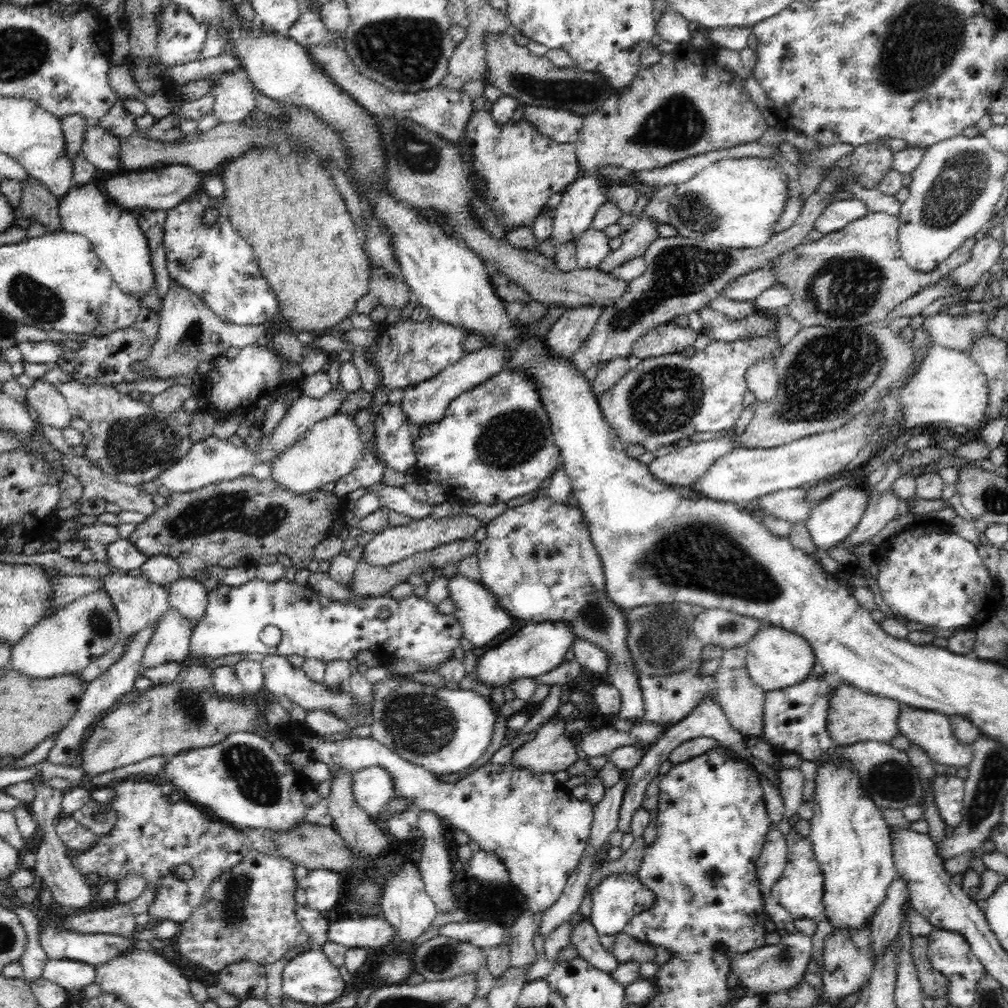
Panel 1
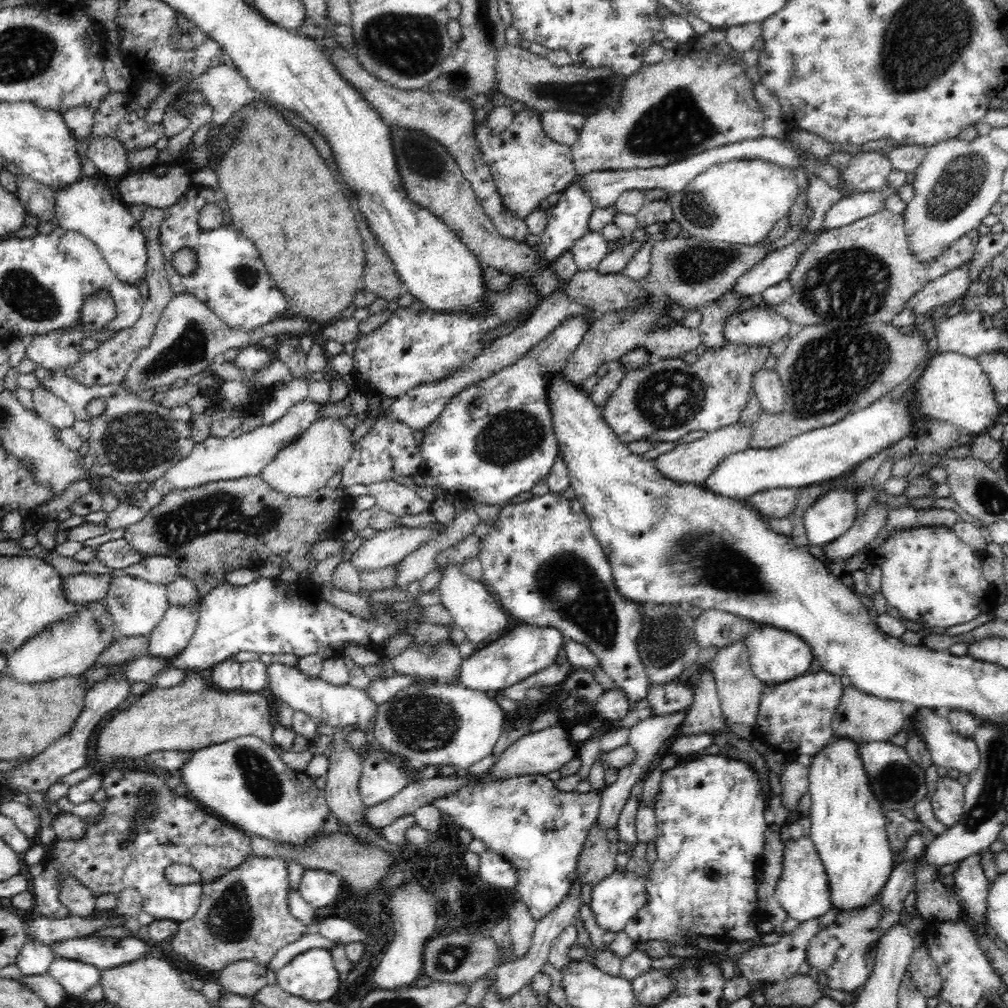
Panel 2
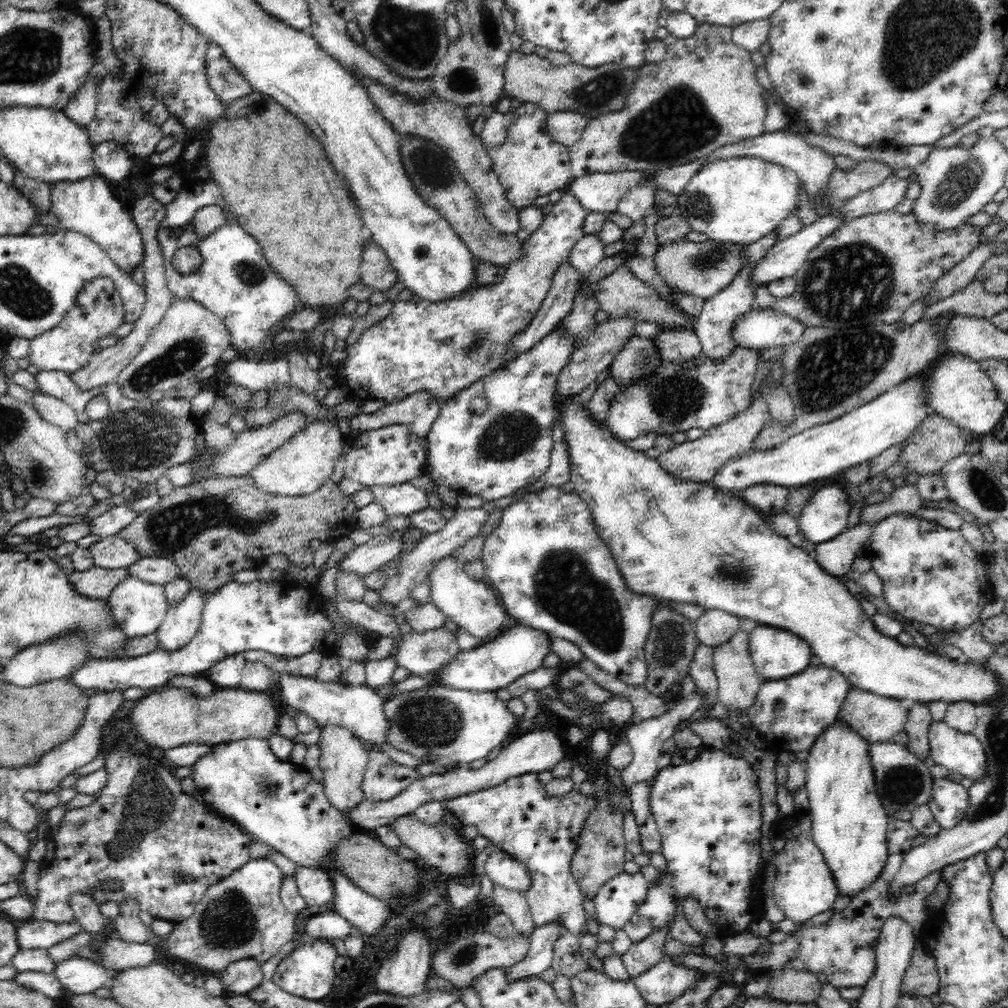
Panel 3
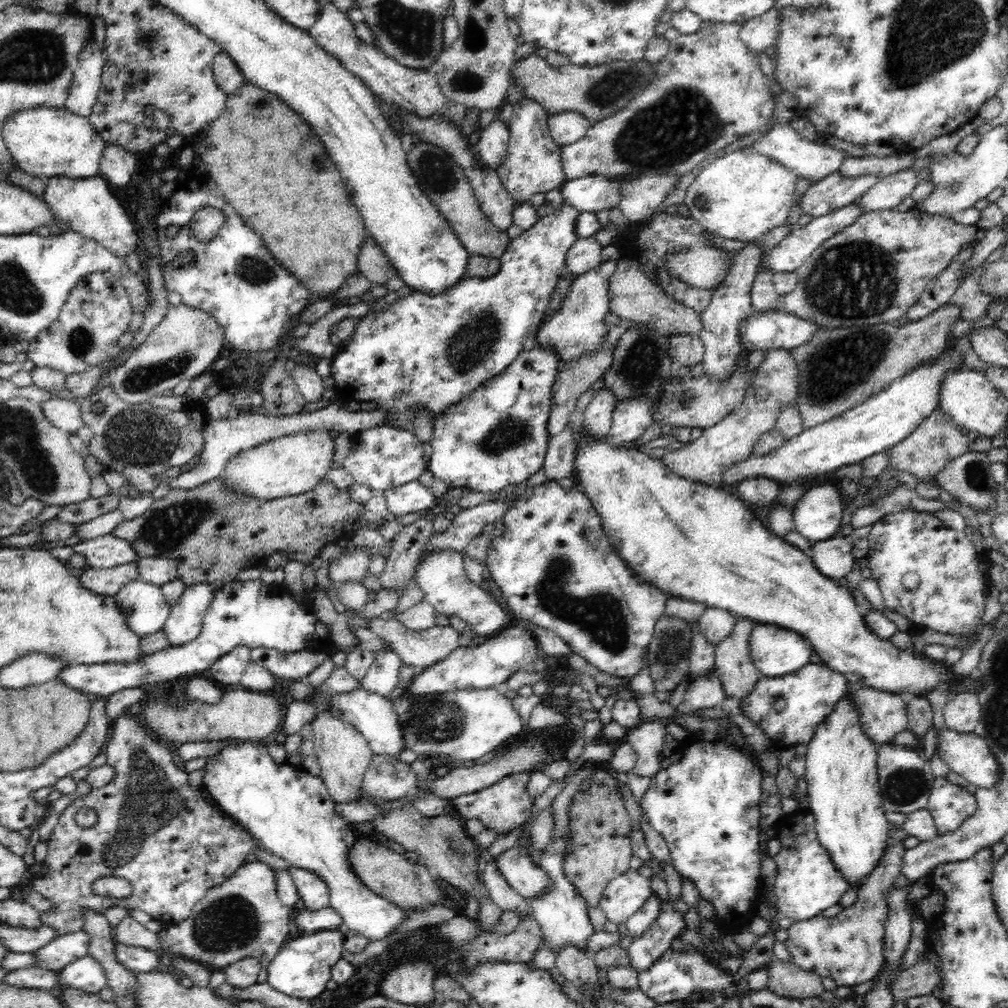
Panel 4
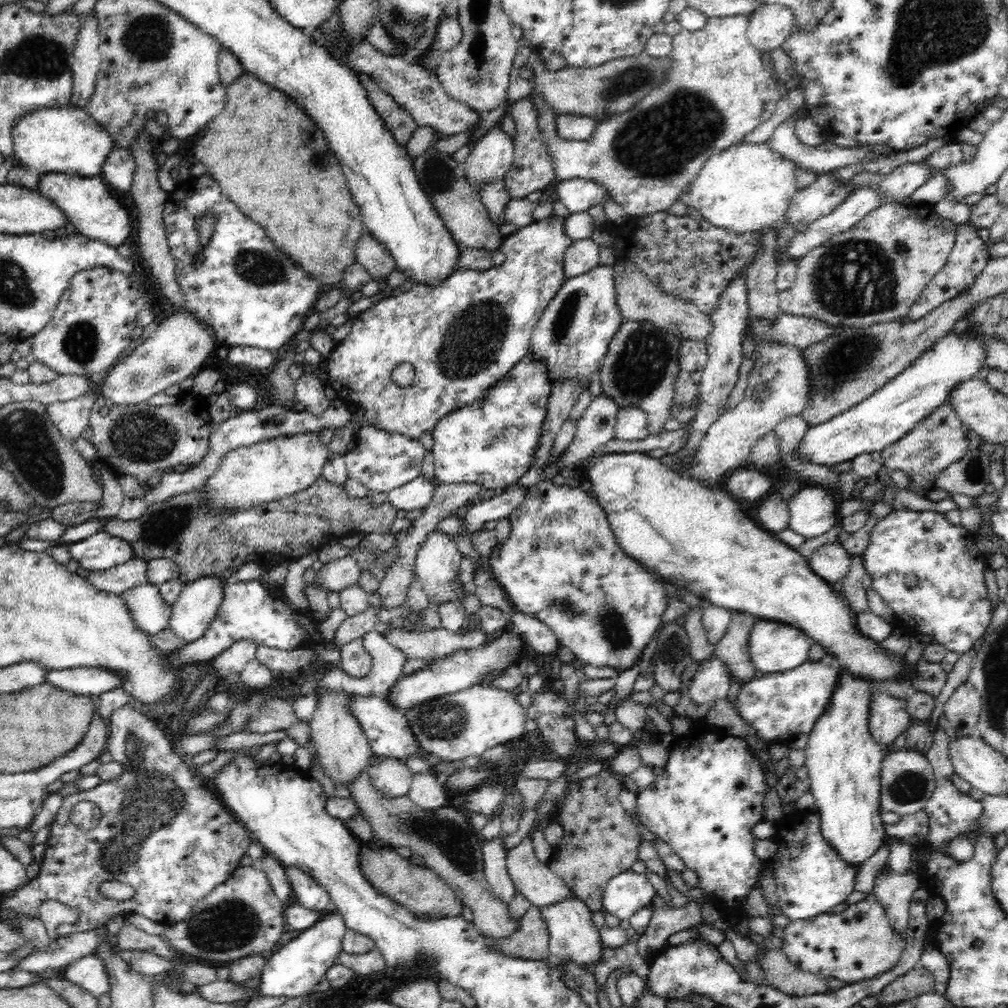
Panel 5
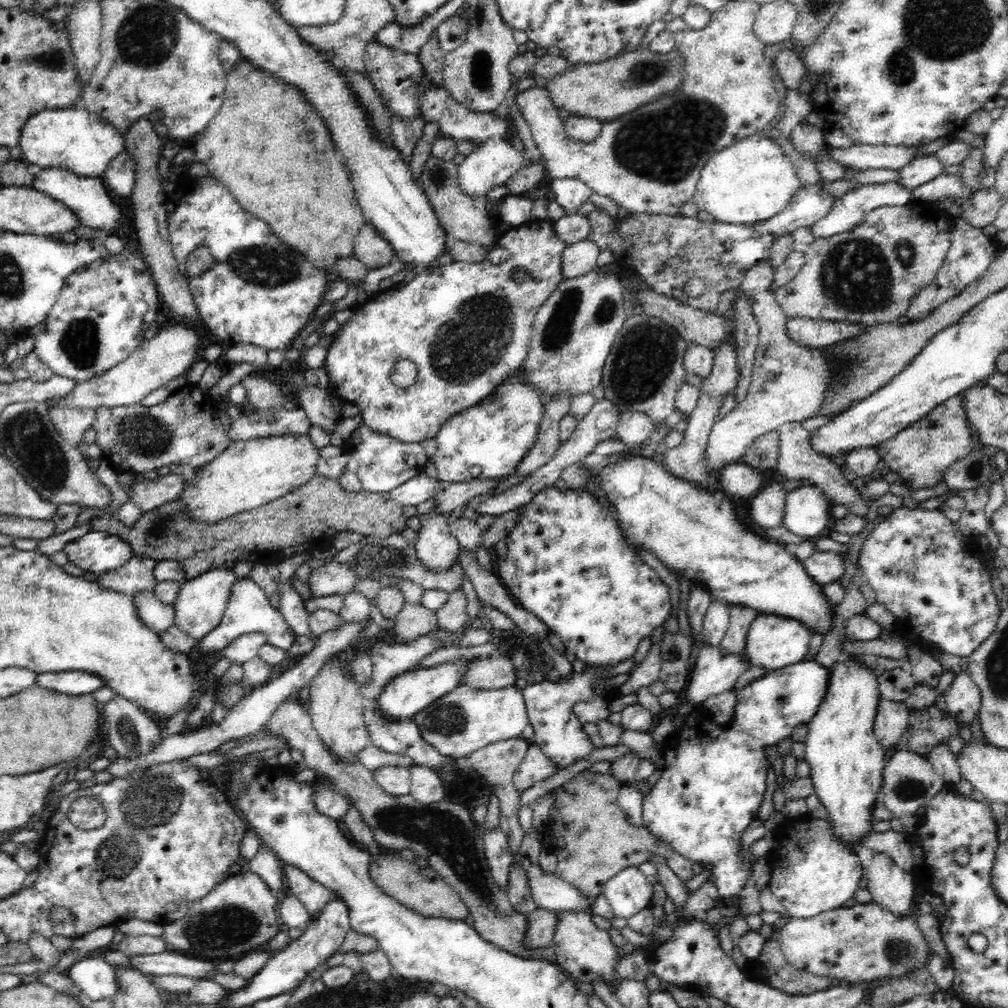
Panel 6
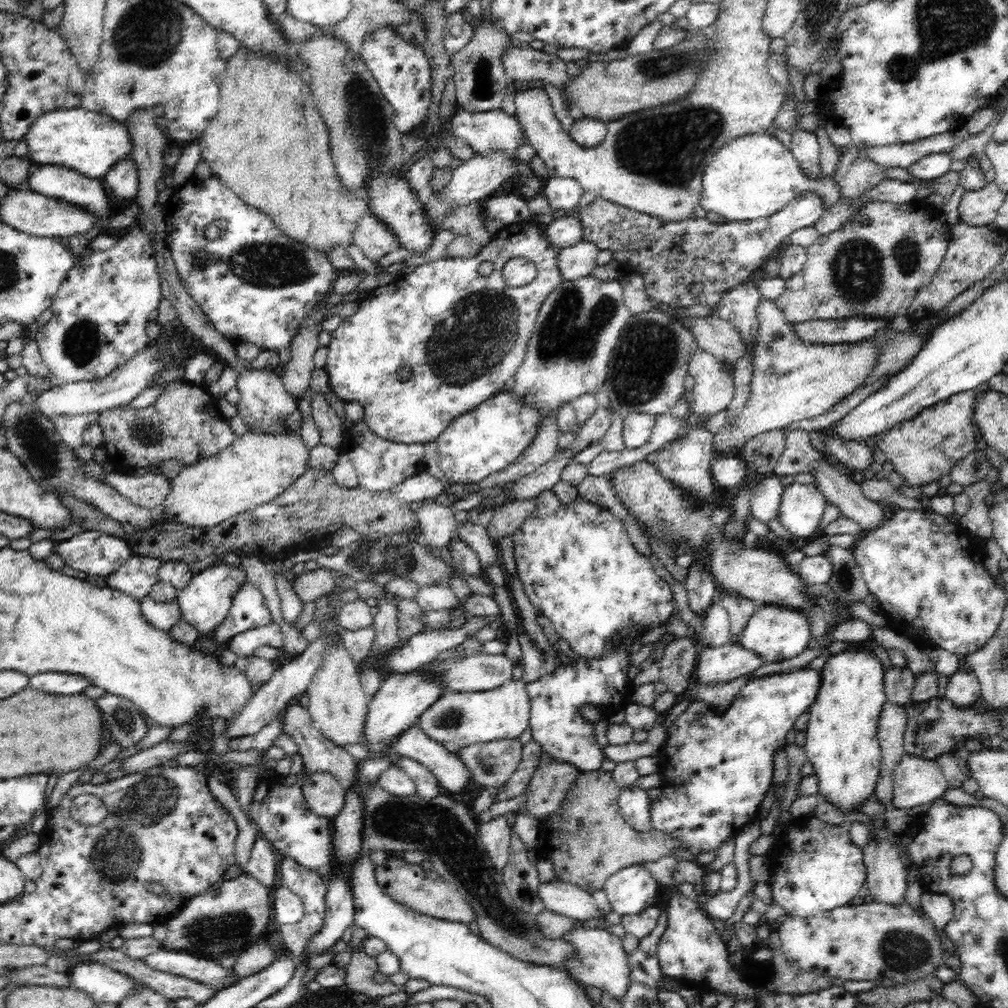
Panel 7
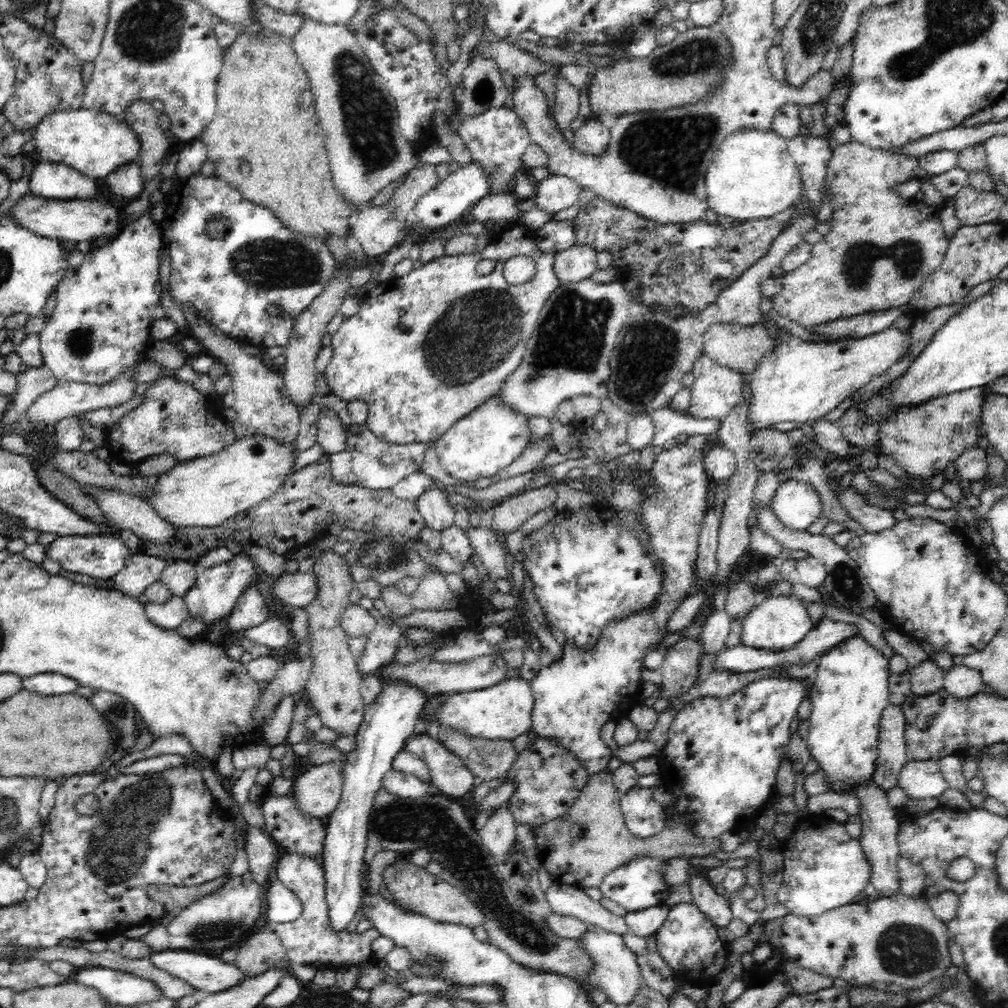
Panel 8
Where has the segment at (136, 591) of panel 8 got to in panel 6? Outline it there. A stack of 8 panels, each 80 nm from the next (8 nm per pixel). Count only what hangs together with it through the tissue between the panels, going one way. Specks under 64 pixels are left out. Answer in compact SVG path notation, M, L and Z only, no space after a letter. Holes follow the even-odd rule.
M133 556L116 570L100 574L96 583L106 589L134 596L144 590L153 590L157 583L154 566L156 561L151 558Z

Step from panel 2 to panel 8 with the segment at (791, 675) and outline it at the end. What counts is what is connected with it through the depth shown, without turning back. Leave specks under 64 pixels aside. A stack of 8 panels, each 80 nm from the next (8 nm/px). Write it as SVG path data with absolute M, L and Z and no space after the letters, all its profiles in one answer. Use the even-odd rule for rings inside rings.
M770 595L755 606L742 620L741 644L758 650L788 650L796 646L813 627L810 615L796 595Z

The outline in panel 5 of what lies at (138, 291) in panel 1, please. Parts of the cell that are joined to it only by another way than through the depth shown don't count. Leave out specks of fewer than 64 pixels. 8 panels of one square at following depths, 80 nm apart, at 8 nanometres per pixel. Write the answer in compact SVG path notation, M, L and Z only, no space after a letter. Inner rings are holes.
M54 172L39 175L38 191L54 202L64 212L67 220L76 227L78 233L91 240L104 242L110 247L124 246L132 232L130 212L114 200L101 175L96 177L76 177L70 174Z

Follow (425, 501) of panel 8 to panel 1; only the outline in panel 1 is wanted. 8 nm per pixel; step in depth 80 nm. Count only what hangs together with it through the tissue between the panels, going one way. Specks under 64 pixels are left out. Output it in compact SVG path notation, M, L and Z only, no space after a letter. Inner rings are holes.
M460 573L452 575L448 582L448 596L454 604L453 617L458 619L464 637L478 648L494 644L494 638L508 632L516 619L500 606L498 597L491 593L481 582L466 578Z

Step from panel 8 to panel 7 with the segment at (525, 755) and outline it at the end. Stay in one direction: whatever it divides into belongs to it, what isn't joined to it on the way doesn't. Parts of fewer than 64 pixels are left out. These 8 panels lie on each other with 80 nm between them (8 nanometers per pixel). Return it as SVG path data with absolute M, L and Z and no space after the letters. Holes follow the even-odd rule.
M543 750L539 760L538 770L523 793L525 803L516 814L528 812L541 823L562 806L566 794L577 782L580 771L568 761L556 761Z

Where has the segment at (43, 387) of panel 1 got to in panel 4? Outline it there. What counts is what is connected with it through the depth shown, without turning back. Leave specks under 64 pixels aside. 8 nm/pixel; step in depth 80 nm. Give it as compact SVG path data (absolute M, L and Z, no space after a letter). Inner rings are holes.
M48 396L40 406L46 419L69 435L76 435L85 426L77 400Z

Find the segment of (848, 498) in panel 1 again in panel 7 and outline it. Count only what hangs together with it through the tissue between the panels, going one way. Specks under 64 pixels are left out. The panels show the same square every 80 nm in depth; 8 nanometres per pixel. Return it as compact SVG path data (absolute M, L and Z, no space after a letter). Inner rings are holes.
M788 483L779 502L778 520L799 538L810 538L818 532L818 524L828 504L815 484Z

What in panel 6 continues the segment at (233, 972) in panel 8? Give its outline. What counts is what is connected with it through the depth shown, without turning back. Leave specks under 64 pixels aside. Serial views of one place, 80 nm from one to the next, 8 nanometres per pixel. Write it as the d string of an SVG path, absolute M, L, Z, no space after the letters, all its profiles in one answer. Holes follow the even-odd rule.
M164 951L158 954L130 956L134 970L144 975L178 975L194 979L205 979L214 974L216 964L212 961L190 958L178 951Z

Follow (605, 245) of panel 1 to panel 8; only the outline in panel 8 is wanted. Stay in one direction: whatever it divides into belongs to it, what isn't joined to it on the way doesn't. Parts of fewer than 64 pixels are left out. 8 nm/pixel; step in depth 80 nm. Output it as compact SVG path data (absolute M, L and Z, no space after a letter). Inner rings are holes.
M572 245L566 250L555 253L554 272L558 280L580 282L592 276L597 269L596 254L591 246Z

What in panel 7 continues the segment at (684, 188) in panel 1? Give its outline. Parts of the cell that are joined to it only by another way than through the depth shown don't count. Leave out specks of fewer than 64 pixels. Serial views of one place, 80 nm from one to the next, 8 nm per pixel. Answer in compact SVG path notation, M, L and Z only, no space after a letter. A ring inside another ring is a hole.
M767 132L745 134L726 142L710 159L703 175L700 207L720 214L726 221L752 221L770 218L794 198L809 191L822 198L825 211L841 198L840 187L832 178L807 179L797 160L776 137Z

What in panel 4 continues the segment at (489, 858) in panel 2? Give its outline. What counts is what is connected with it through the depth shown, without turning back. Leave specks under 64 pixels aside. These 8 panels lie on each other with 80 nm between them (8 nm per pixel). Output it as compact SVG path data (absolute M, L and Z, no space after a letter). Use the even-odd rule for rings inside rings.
M518 845L496 856L496 867L508 885L528 901L550 890L548 873L534 863L526 849Z

